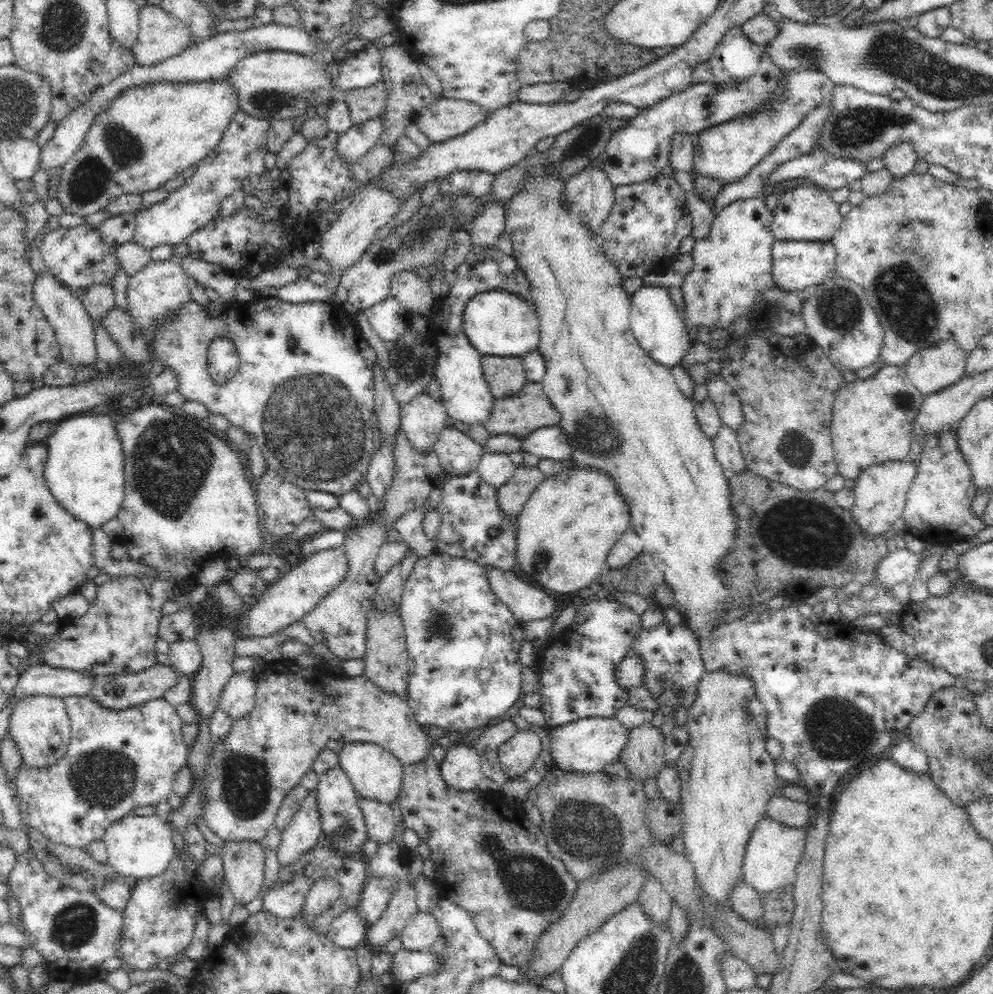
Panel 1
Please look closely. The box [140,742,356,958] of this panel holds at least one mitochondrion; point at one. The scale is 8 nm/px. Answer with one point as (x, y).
(246, 787)

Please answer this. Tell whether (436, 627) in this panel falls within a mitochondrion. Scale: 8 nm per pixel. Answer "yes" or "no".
yes

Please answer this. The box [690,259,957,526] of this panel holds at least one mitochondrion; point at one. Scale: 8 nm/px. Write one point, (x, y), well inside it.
(907, 306)

